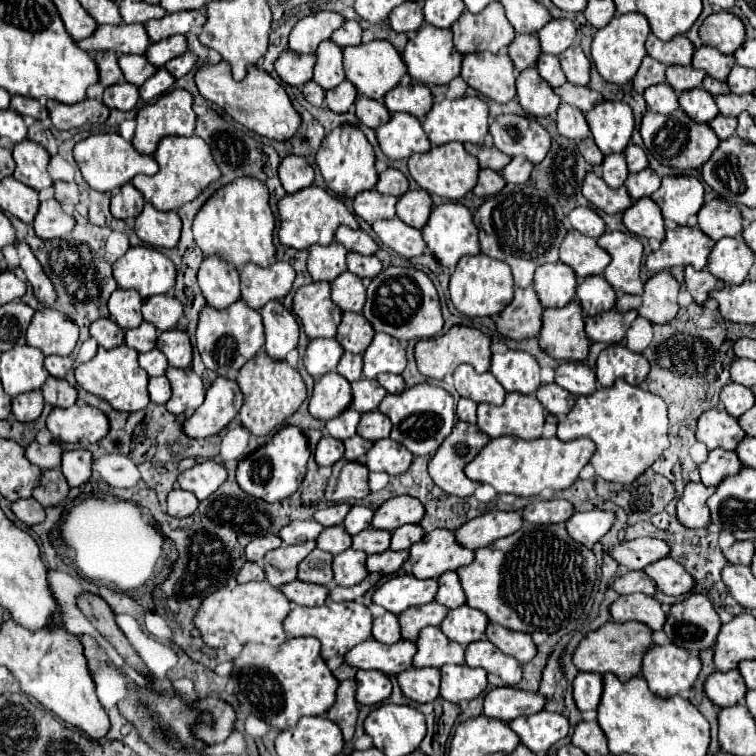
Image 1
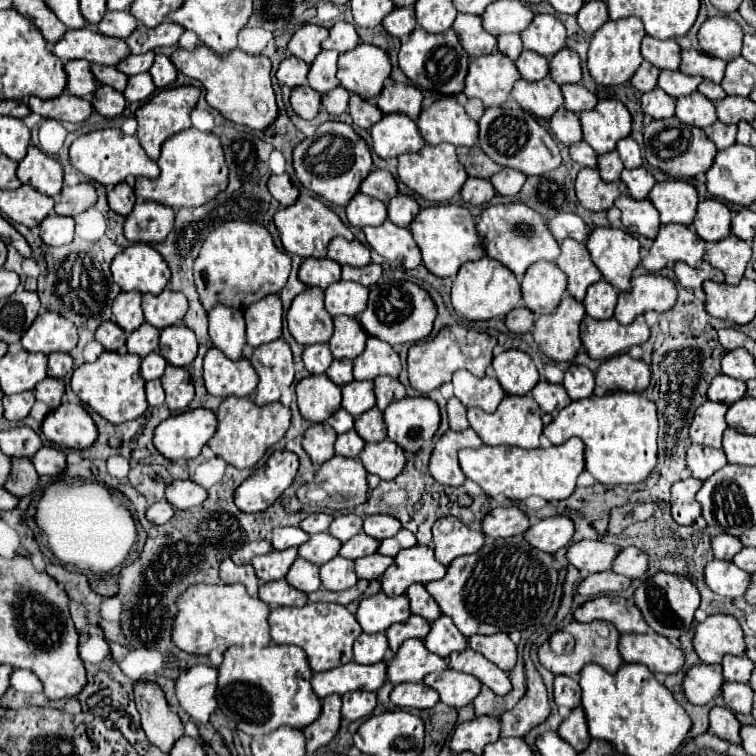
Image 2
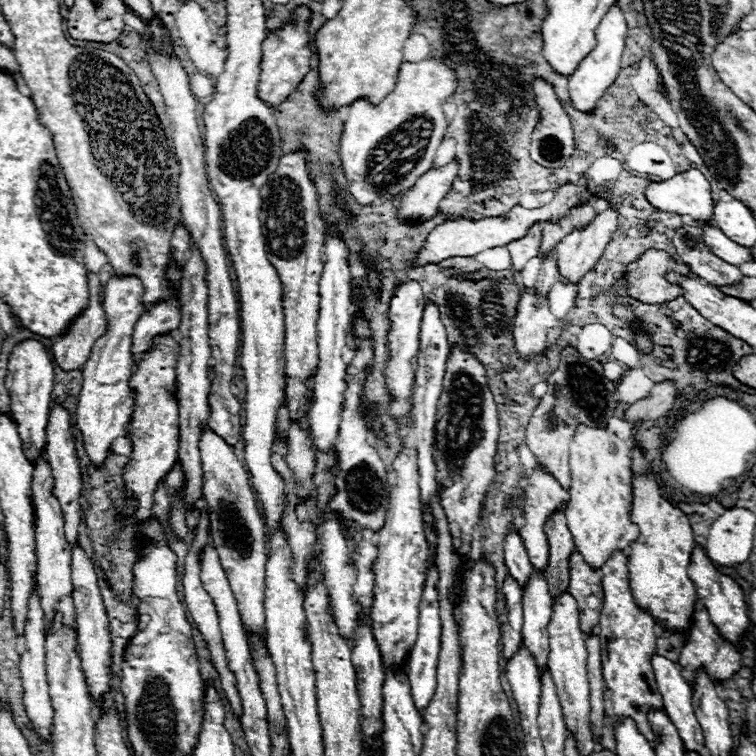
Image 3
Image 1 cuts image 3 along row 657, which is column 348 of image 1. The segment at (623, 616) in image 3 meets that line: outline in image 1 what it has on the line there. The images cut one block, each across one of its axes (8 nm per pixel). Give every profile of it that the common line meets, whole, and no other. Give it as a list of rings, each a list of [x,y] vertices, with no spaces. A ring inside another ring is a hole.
[[[330,602],[308,608],[308,606],[294,606],[284,620],[284,630],[290,636],[314,636],[322,642],[322,658],[328,660],[330,656],[344,656],[356,644],[370,638],[372,628],[372,614],[362,602]]]

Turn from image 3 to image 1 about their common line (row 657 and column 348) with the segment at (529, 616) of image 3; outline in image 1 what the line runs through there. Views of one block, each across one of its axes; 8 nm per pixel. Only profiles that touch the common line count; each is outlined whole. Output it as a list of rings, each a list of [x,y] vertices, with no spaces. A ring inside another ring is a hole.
[[[330,526],[330,528],[322,530],[316,544],[320,550],[326,550],[332,556],[336,556],[336,554],[340,554],[352,546],[352,536],[346,532],[344,526]],[[334,546],[340,546],[340,548],[334,548]]]

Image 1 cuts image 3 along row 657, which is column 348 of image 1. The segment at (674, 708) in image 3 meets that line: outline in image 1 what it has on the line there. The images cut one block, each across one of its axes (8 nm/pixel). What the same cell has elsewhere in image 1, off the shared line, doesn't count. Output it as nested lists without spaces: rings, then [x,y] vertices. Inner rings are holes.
[[[366,640],[354,646],[344,660],[350,666],[362,670],[382,670],[386,674],[398,674],[412,666],[412,658],[418,652],[416,642],[398,640],[394,644],[378,644],[378,640]]]

